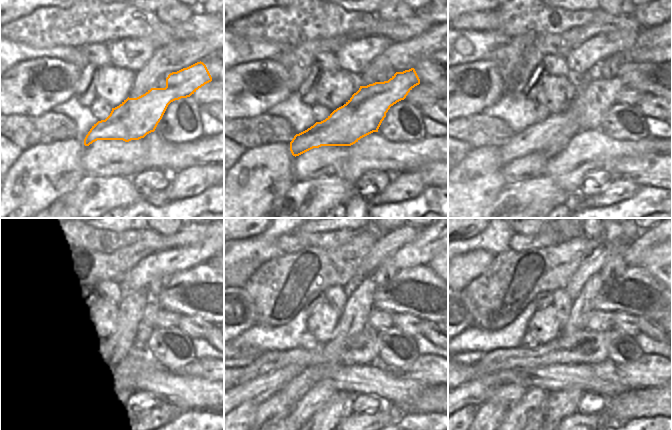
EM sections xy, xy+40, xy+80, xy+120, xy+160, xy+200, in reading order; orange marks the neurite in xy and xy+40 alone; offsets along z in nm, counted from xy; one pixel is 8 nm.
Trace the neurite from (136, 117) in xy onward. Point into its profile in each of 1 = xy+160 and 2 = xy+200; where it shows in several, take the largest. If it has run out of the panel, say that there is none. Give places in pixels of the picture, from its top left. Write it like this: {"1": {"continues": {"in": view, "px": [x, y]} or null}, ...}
{"1": {"continues": {"in": "xy+160", "px": [256, 391]}}, "2": {"continues": {"in": "xy+200", "px": [476, 392]}}}

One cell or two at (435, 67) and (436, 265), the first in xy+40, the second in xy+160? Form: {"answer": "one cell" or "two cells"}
{"answer": "two cells"}

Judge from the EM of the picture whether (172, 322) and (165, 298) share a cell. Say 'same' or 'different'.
different

